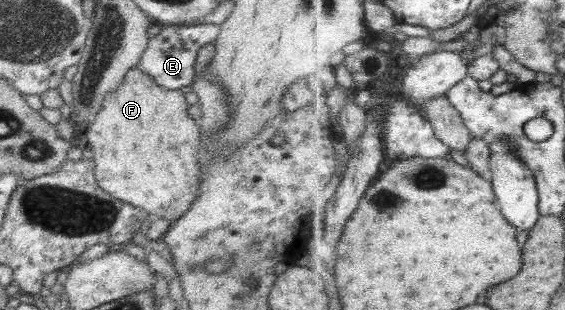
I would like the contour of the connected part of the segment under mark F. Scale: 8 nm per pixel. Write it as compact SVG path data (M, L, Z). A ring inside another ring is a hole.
M134 67L132 70L128 70L122 78L122 82L118 84L116 90L108 92L100 104L100 110L94 116L93 122L90 123L85 132L86 136L86 147L91 150L93 154L93 175L95 176L96 185L103 191L106 192L109 196L124 202L125 204L130 204L132 207L141 208L145 210L152 218L165 218L170 222L174 222L181 214L184 214L192 205L194 198L198 196L198 180L200 178L200 168L197 163L197 154L199 152L199 139L200 131L198 122L193 121L190 116L187 114L187 104L184 99L185 90L166 90L160 88L154 84L154 80L142 70Z

